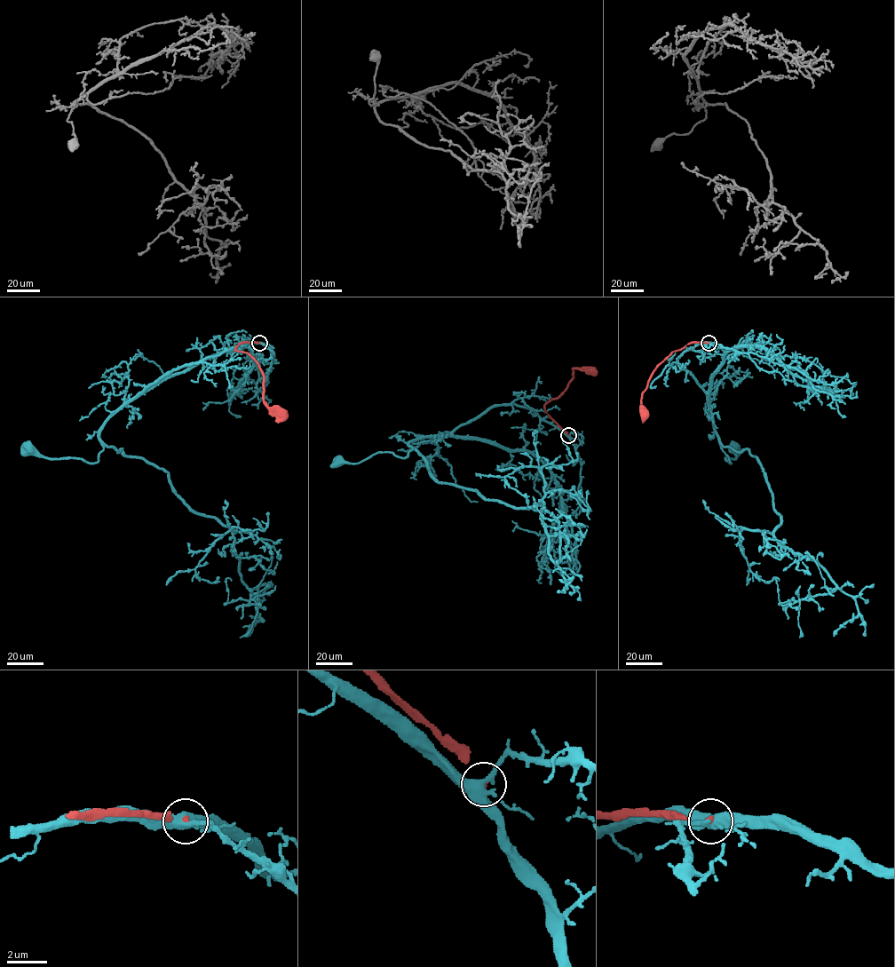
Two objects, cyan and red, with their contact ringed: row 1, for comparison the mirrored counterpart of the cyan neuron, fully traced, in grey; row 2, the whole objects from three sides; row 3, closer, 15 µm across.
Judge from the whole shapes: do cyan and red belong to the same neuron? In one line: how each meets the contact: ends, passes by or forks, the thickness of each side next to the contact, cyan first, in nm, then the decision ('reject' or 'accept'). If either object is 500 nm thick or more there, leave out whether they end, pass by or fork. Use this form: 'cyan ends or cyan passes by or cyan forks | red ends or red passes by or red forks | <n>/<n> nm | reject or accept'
cyan forks | red ends | 440/160 nm | reject

